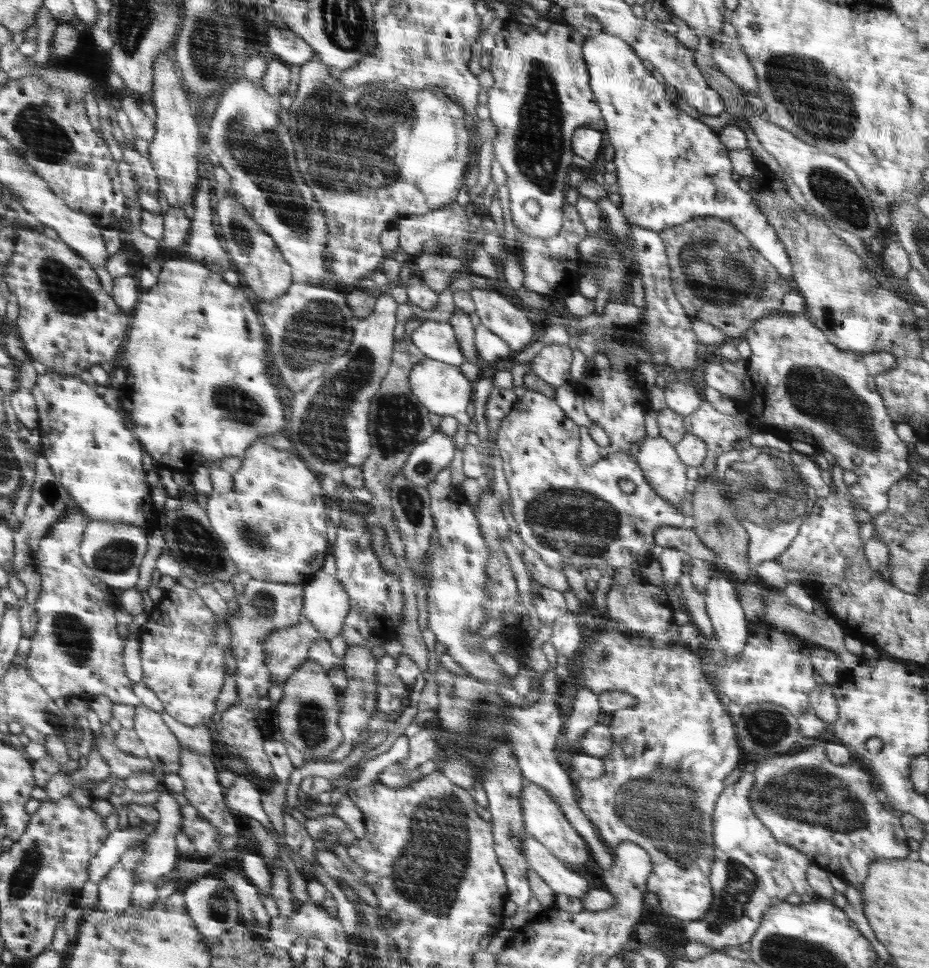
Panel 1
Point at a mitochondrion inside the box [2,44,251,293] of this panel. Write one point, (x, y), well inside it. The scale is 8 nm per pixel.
(42, 134)

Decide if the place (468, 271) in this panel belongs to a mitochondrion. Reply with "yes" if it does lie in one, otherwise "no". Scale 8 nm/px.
no

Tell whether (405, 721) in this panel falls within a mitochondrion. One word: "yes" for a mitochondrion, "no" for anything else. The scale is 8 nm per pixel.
no

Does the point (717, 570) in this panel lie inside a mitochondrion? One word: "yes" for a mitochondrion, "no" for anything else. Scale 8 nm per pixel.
no

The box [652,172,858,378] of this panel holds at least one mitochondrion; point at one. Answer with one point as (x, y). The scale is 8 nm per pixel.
(717, 276)

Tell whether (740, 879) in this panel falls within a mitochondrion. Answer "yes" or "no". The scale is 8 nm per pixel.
yes

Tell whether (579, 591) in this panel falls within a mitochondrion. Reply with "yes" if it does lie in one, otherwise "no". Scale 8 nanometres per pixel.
no

